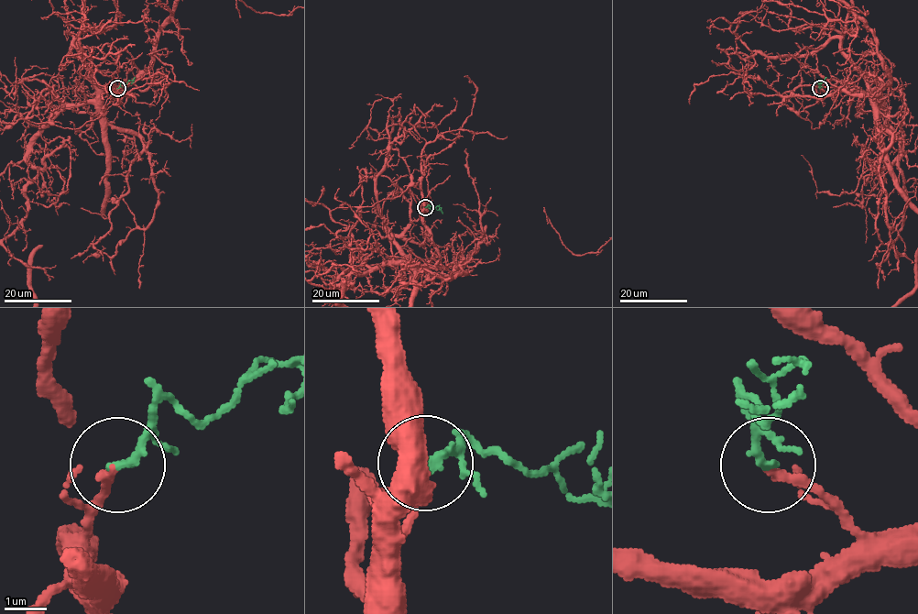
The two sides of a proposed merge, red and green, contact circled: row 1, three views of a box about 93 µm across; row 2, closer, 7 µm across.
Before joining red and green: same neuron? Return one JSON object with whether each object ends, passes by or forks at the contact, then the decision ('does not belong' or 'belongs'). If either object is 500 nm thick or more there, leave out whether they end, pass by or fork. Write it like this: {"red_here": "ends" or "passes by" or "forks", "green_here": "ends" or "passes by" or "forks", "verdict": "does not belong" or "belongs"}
{"red_here": "ends", "green_here": "ends", "verdict": "belongs"}

